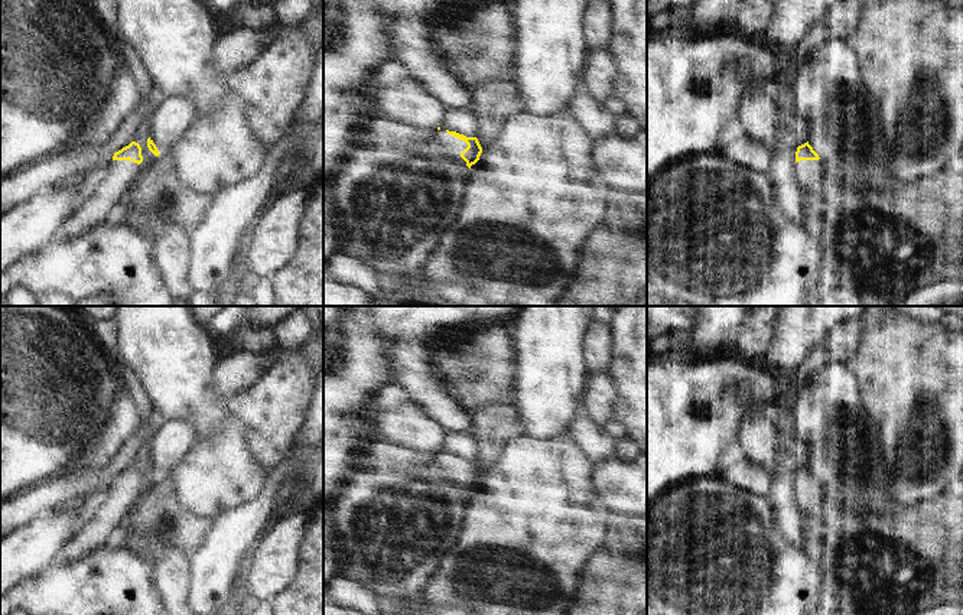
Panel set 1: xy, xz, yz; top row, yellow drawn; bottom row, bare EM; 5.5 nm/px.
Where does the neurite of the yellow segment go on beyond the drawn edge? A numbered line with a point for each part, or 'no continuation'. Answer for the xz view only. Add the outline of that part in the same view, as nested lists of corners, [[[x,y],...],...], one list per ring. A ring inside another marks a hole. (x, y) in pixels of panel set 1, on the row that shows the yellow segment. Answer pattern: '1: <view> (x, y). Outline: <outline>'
1: xz (451, 146). Outline: [[[443,127],[439,130],[435,128],[430,136],[424,136],[422,131],[407,131],[407,137],[410,141],[437,143],[443,153],[458,163],[462,176],[462,188],[465,189],[471,172],[466,169],[466,162],[461,157],[461,153],[468,147],[463,140],[450,136]]]

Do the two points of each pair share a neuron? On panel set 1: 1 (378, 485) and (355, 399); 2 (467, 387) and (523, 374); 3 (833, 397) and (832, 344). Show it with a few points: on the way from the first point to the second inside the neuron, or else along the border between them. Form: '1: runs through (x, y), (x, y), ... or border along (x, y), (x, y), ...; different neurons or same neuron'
1: border along (378, 462), (355, 472), (345, 485); different neurons
2: border along (513, 342), (513, 403), (510, 409); different neurons
3: border along (830, 361), (839, 361), (846, 365); different neurons

